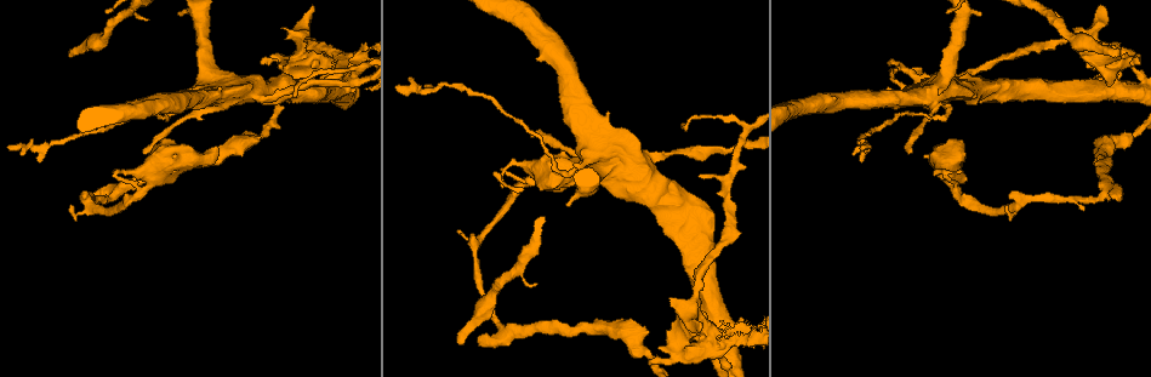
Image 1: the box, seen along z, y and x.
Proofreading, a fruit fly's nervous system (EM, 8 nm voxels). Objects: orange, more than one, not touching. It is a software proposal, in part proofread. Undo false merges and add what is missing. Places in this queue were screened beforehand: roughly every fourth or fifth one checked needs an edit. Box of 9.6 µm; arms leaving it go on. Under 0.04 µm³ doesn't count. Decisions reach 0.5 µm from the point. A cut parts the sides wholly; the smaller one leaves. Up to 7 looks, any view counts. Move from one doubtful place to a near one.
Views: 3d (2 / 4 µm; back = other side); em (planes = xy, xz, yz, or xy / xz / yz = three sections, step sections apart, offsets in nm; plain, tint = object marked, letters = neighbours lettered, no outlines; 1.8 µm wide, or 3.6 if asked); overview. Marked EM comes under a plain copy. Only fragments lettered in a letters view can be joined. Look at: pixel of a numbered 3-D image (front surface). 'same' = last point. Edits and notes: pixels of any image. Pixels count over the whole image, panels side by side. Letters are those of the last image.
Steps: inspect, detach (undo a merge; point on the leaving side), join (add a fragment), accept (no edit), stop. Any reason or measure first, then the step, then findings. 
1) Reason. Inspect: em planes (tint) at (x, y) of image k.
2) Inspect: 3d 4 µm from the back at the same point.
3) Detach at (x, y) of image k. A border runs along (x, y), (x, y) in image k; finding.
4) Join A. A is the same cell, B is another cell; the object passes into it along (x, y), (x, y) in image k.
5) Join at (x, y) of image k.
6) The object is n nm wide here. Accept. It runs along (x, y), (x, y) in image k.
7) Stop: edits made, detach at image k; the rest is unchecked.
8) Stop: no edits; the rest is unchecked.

Abrupt turn. Inspect: 3d 2 µm at (752, 342) of image 1.

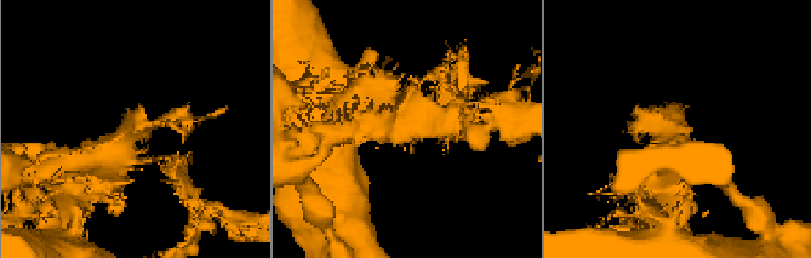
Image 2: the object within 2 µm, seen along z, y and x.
Inspect: em planes (letters) at (396, 128) of image 2.

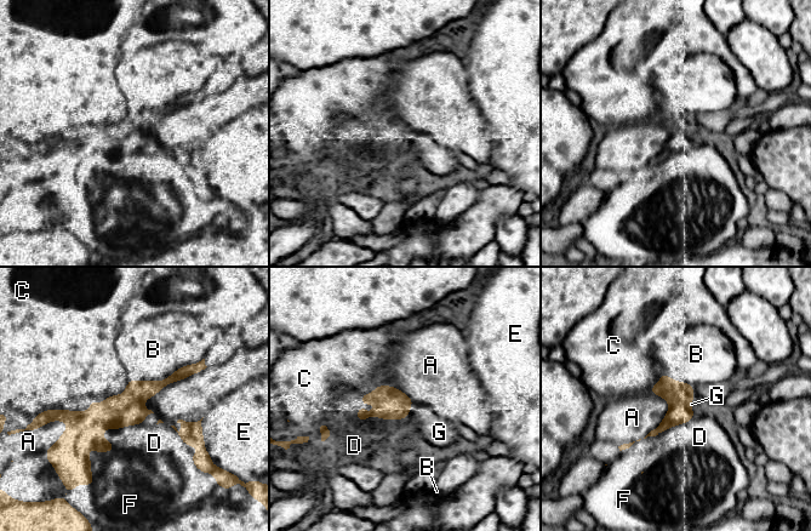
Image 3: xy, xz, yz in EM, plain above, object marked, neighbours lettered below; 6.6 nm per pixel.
The object is 180 nm wide here. Accept. A, B, C, D, E, F and G are other cells; a border runs along (413, 403), (405, 417) in image 3; continuous, no second cell.

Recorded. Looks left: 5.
Sudden change in width. Inspect: 3d 2 µm at (639, 348) of image 1.

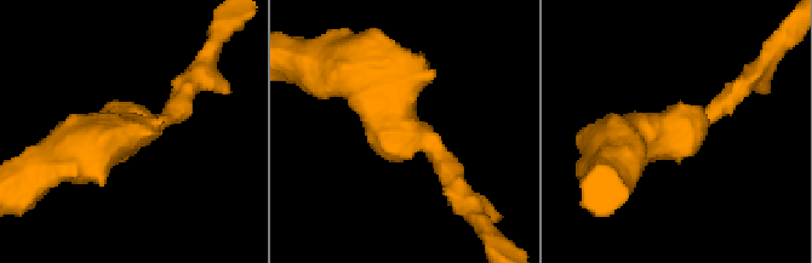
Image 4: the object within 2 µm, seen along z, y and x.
The arms are 160, 380 nm wide; now the EM. Inspect: em planes (tint) at (687, 120) of image 4.

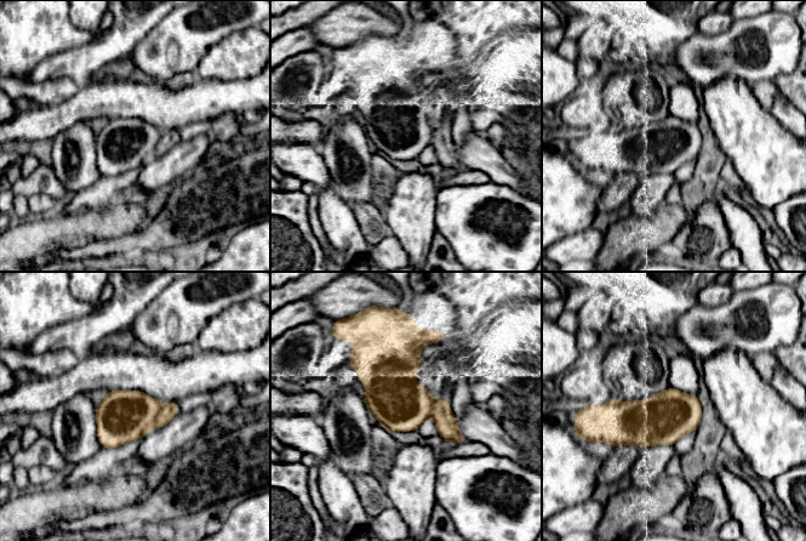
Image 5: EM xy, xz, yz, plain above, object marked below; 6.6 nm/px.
See the neighbours. Inspect: em planes (letters) at the same point.

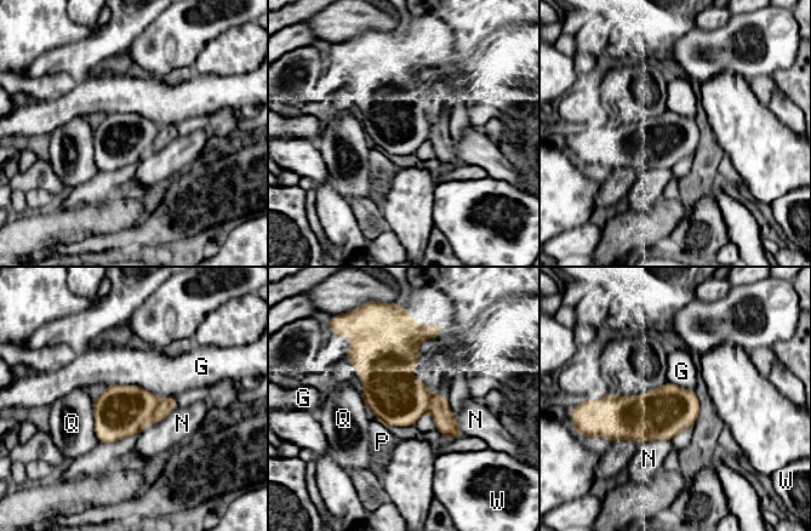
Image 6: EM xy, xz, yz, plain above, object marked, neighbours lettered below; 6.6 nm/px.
Detach at (165, 405) of image 6. G, N, P, Q and W are other cells; a border runs along (159, 399), (150, 422) in image 6; two cells meet here.

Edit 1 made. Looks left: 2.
Inspect: 3d 4 µm at (459, 343) of image 1.

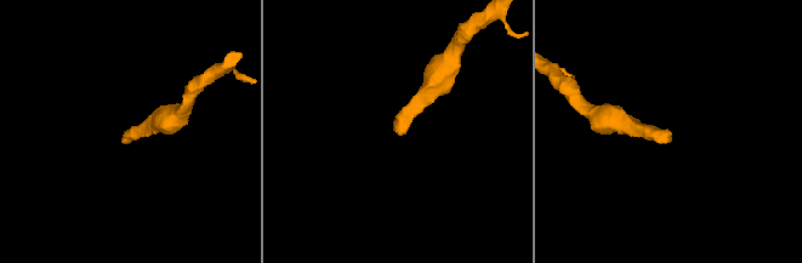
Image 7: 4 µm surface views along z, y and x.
Inspect: em planes (letters) at (399, 134) of image 7.

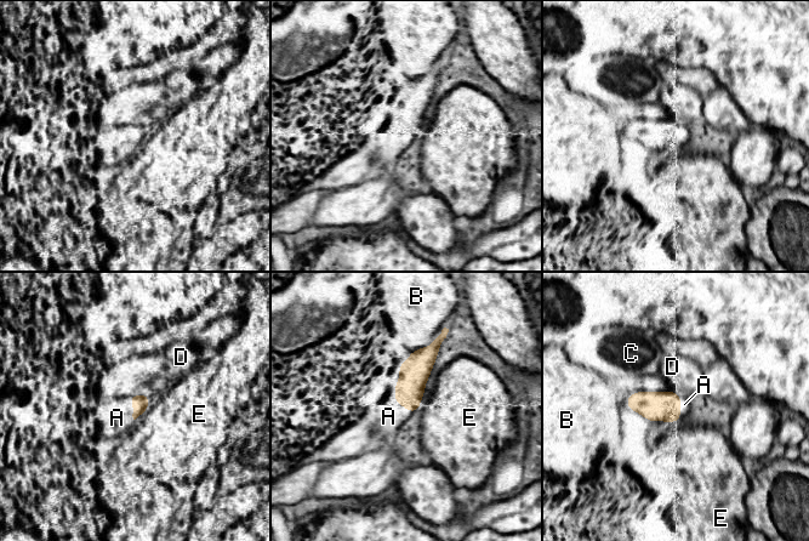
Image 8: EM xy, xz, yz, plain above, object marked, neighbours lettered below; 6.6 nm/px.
Join A. A is the same cell, B, C, D and E are other cells; the cell continues.

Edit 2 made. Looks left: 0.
Stop: edits made, detach at image 6, join at image 8; the rest is unchecked.

